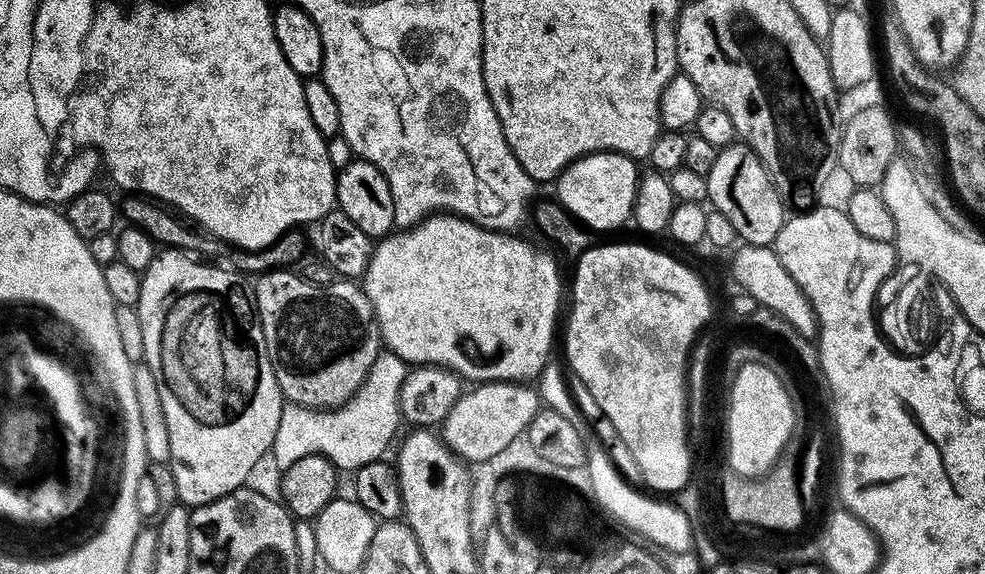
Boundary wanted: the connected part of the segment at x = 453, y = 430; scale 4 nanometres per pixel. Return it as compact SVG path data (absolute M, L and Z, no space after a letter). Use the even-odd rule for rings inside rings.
M494 380L480 382L461 395L454 410L444 420L442 439L457 456L468 462L482 461L501 453L519 436L525 435L531 420L542 408L539 391L524 382Z

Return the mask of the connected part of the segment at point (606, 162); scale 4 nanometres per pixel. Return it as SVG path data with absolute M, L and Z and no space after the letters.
M595 152L583 156L560 173L555 195L566 210L573 212L589 228L620 228L632 218L638 179L636 168L637 161L620 152Z

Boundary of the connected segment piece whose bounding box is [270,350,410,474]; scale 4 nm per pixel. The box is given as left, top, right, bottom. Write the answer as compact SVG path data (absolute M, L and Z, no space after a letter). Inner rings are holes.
M384 350L374 366L370 366L370 374L364 379L360 389L340 407L317 410L289 403L282 410L278 434L274 434L270 449L271 459L276 459L277 469L289 468L294 466L294 462L298 462L298 458L318 454L325 456L337 469L352 474L356 469L381 459L385 455L384 451L391 446L392 439L394 444L397 439L396 431L402 425L400 391L409 371L409 365L398 358L398 354Z

